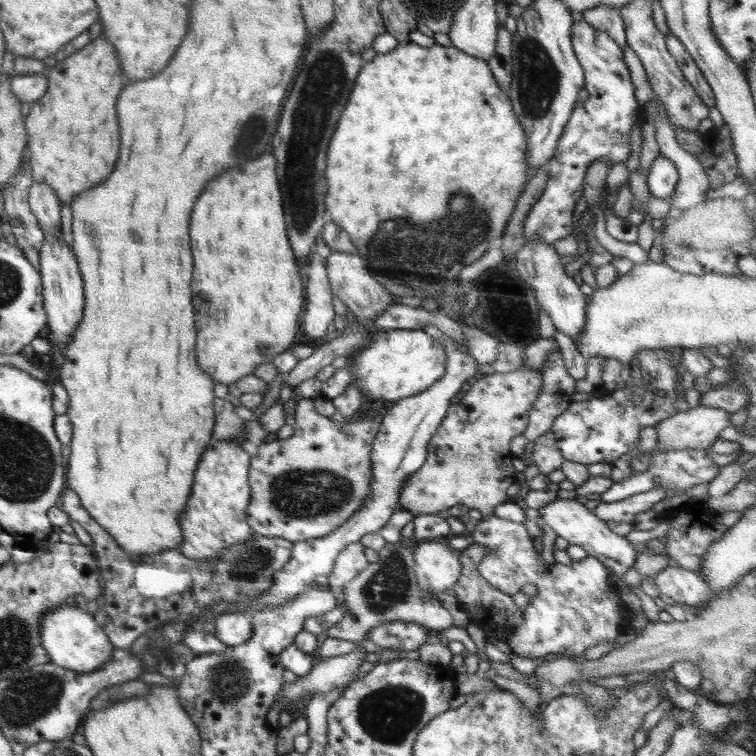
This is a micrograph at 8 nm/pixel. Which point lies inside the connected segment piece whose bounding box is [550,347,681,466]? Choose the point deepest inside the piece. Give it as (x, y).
(641, 394)

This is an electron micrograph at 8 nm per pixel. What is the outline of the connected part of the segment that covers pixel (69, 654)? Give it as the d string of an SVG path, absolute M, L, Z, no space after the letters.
M75 603L52 607L44 613L39 623L39 638L52 663L80 673L90 673L106 665L114 652L114 646L90 611L81 609Z

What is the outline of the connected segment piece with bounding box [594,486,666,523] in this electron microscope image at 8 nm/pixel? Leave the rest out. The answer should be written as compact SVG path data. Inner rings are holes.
M658 486L654 490L632 494L632 496L618 502L601 502L594 508L594 514L605 523L608 521L630 523L636 514L650 510L656 502L665 499L665 491L666 488Z

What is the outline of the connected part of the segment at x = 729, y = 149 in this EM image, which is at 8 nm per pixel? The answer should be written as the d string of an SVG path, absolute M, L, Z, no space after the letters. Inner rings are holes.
M726 125L715 127L704 135L698 162L708 170L709 184L712 190L732 182L737 176L738 161L731 141L730 129Z

